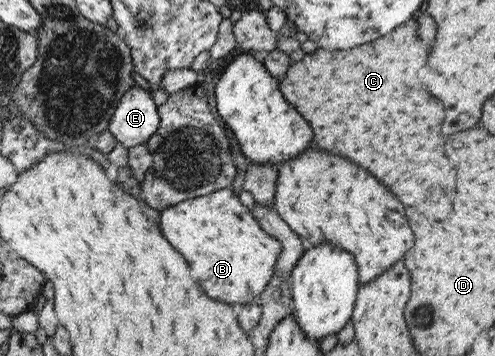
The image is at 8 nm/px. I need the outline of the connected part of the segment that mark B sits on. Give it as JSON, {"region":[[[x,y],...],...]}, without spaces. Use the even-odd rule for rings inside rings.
{"region":[[[230,187],[178,202],[163,209],[159,230],[165,240],[185,258],[189,274],[205,294],[227,304],[245,304],[265,288],[274,276],[274,264],[281,251],[277,239],[261,232],[247,208],[239,204]]]}

